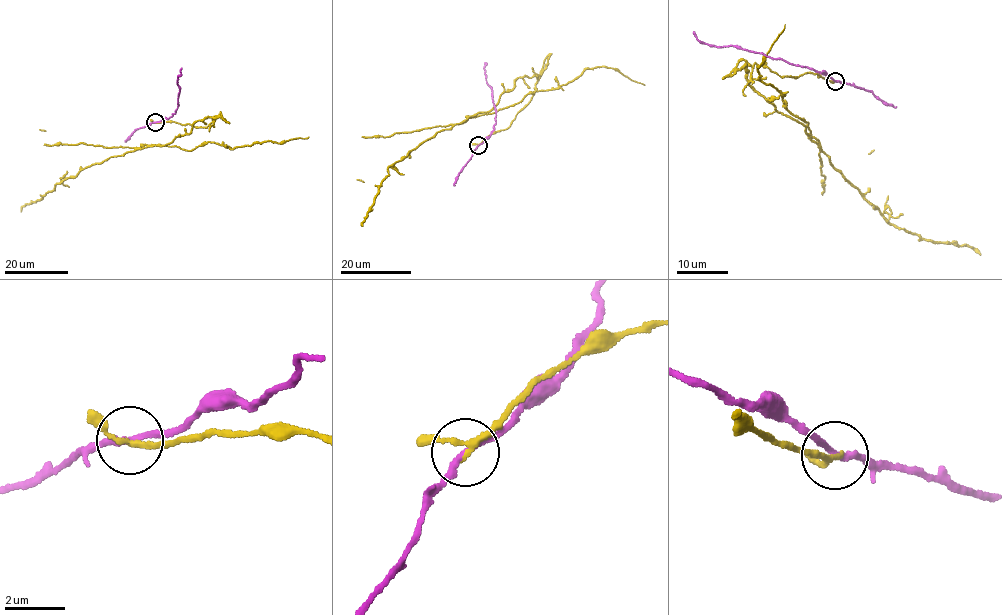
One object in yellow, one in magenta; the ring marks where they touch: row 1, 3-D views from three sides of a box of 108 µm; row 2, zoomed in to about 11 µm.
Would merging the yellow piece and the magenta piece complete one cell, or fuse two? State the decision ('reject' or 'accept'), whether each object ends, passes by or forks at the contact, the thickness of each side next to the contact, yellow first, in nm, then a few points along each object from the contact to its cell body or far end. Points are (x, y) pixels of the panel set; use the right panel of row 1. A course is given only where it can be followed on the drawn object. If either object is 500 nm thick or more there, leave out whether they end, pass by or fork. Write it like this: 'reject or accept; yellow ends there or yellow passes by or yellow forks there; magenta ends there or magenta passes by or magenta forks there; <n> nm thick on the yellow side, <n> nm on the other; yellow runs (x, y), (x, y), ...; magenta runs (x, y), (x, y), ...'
reject; yellow passes by; magenta passes by; 170 nm thick on the yellow side, 190 nm on the other; yellow runs (834, 81), (808, 72), (779, 76), (755, 64), (745, 71), (757, 92), (803, 125), (887, 221), (981, 254); magenta runs (834, 81), (820, 72), (761, 53), (731, 46), (701, 43), (693, 31)

